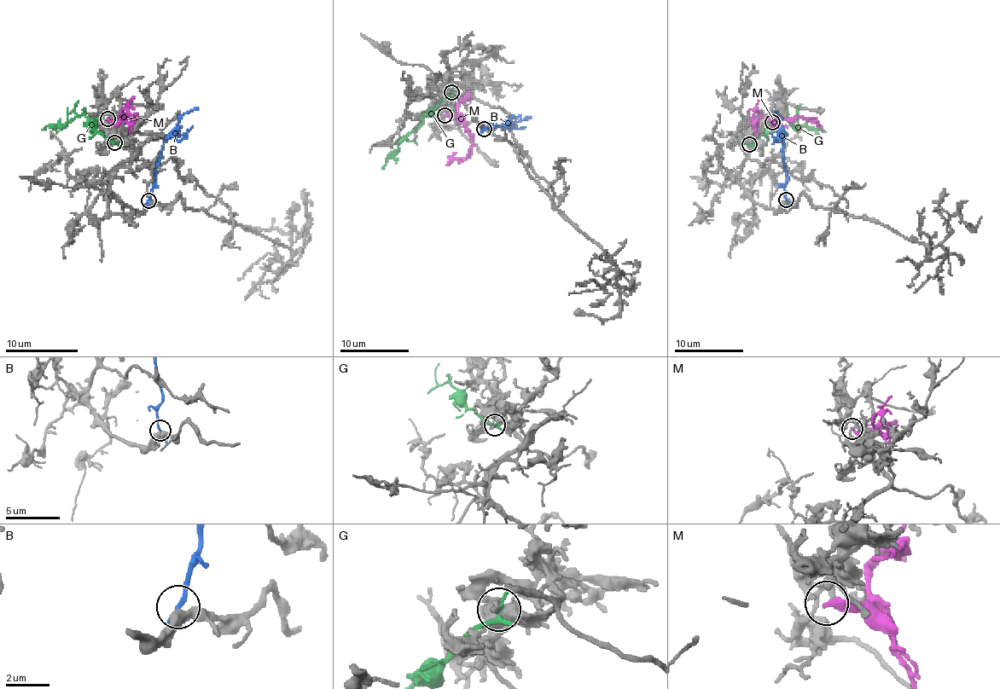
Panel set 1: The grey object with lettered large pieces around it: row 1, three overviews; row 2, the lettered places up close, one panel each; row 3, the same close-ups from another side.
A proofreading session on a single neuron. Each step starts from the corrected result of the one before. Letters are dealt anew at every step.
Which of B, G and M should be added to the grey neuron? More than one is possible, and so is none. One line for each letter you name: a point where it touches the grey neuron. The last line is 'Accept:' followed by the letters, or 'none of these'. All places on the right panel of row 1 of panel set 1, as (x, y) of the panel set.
Accept: none of these

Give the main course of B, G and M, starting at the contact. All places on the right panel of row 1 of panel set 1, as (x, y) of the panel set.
B: (786, 199), (784, 183), (787, 180), (781, 119), (773, 111)
G: (749, 143), (763, 135), (775, 118), (784, 118), (794, 126), (813, 126), (825, 131)
M: (771, 121), (773, 123), (781, 118), (806, 118), (815, 121), (822, 130)

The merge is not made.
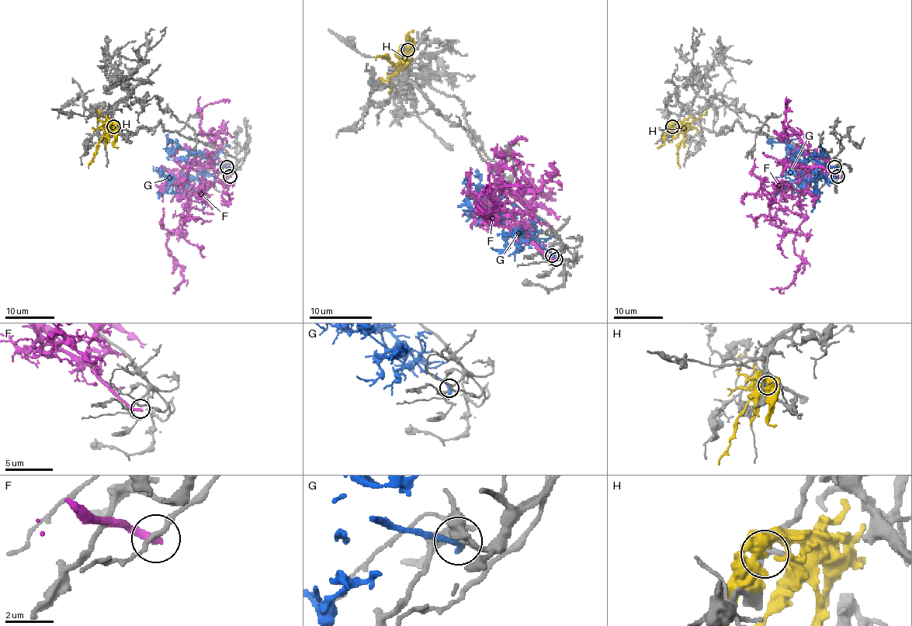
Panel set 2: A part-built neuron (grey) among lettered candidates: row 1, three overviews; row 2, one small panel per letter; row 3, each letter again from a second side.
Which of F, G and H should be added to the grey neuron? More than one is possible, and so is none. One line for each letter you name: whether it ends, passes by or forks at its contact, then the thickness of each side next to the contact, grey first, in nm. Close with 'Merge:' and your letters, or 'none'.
Merge: none

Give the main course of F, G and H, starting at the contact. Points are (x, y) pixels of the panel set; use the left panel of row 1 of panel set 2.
F: (230, 175), (202, 167), (182, 172), (190, 203), (166, 243), (182, 268), (178, 288)
G: (227, 167), (213, 164), (205, 156), (200, 160), (203, 168), (195, 177), (190, 179), (172, 177), (157, 198)
H: (113, 126), (116, 127), (108, 129), (97, 146), (88, 168)

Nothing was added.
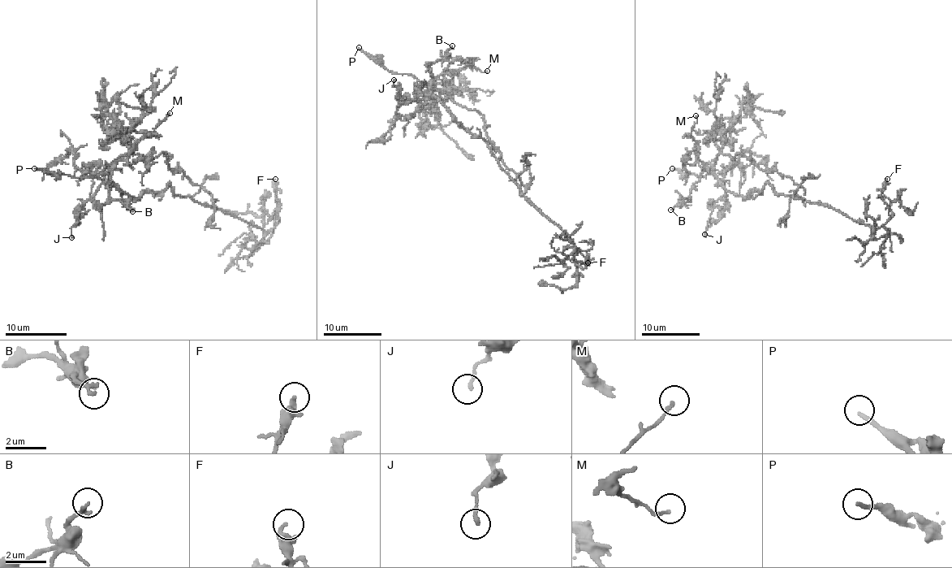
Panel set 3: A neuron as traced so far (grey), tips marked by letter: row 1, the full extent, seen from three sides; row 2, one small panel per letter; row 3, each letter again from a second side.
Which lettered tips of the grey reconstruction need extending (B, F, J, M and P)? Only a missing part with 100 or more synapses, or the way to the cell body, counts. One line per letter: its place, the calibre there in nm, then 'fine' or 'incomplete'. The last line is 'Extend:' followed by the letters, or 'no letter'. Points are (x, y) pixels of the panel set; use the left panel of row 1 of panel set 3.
B: (132, 211) | 190 nm | fine
F: (275, 179) | 240 nm | fine
J: (71, 237) | 170 nm | fine
M: (170, 113) | 140 nm | fine
P: (34, 168) | 180 nm | incomplete
Extend: P

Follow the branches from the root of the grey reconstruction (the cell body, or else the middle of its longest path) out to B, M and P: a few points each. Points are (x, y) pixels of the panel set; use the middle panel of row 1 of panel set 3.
B: (471, 133), (432, 93), (432, 72), (428, 67), (441, 59), (452, 45)
M: (471, 133), (432, 93), (432, 84), (446, 72), (458, 72), (468, 67), (476, 67), (481, 72), (487, 71)
P: (471, 133), (424, 84), (411, 75), (394, 74), (385, 69), (359, 47)

